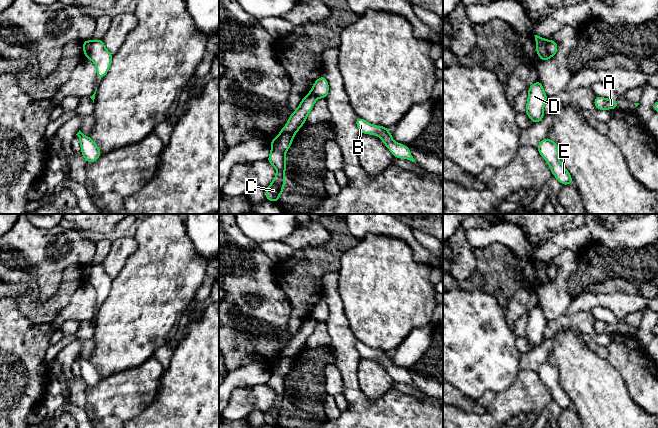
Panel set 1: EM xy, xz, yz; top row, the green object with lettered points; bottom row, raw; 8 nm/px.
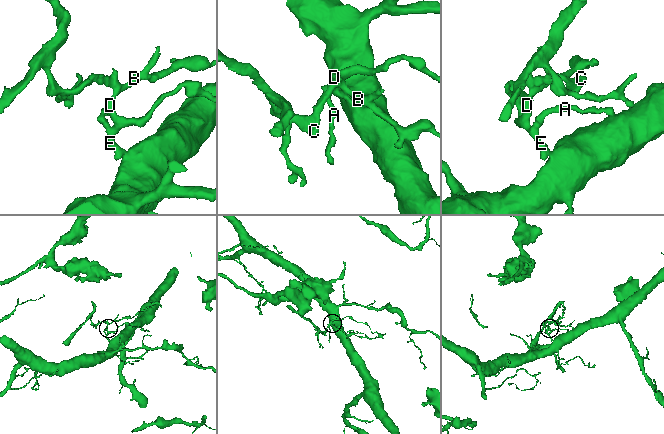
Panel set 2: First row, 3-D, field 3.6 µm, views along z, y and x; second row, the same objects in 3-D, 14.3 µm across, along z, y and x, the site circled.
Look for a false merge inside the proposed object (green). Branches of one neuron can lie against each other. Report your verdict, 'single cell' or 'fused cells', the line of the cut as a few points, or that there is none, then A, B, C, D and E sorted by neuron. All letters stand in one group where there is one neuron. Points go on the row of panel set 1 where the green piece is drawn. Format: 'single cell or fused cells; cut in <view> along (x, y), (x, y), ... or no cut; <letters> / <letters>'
fused cells; cut in xy along (91, 40), (89, 52), (85, 56); A B D E / C

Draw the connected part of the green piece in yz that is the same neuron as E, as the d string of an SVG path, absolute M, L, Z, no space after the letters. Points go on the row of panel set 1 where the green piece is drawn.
M545 138L539 142L537 149L539 154L549 164L553 176L556 177L562 185L573 183L570 173L559 160L559 148L555 141Z

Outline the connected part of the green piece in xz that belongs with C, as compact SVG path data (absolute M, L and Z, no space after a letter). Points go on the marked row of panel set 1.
M309 92L301 101L298 108L290 115L287 124L281 129L279 135L270 141L271 154L267 161L277 169L272 183L265 188L266 199L279 202L279 196L284 191L286 162L285 155L292 144L297 131L306 122L317 96Z

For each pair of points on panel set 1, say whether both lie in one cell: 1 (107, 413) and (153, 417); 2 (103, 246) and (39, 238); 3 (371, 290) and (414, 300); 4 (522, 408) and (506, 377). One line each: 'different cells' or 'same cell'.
1: different cells
2: different cells
3: same cell
4: different cells

